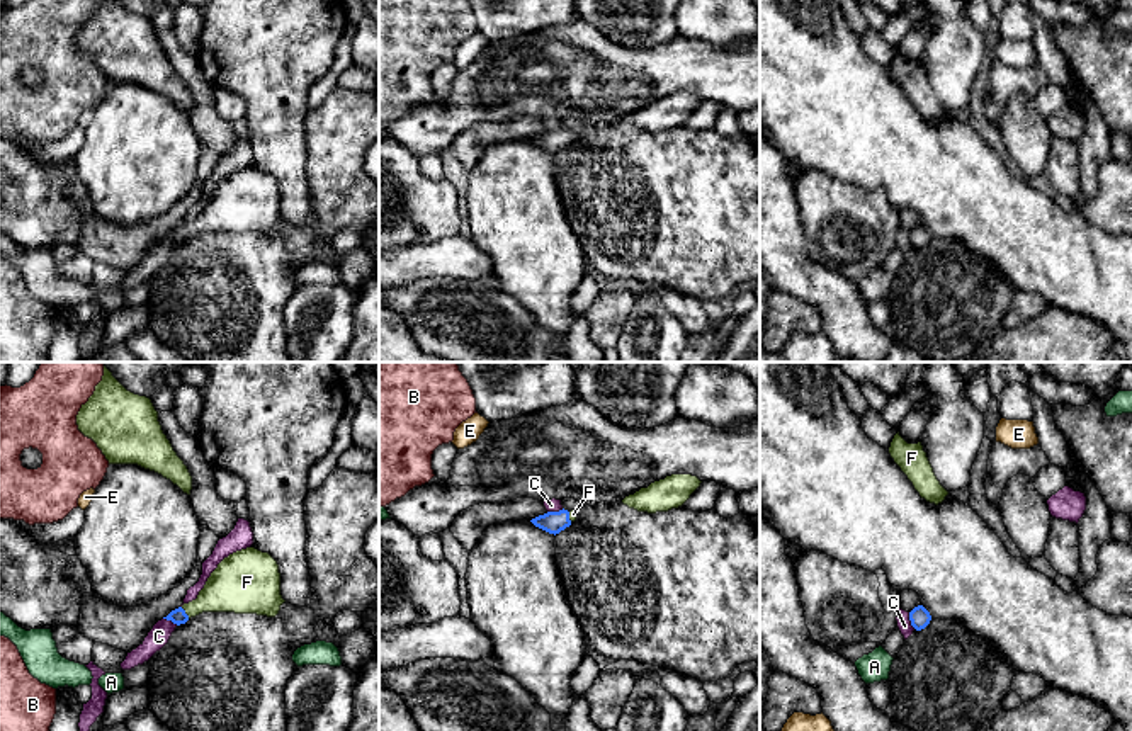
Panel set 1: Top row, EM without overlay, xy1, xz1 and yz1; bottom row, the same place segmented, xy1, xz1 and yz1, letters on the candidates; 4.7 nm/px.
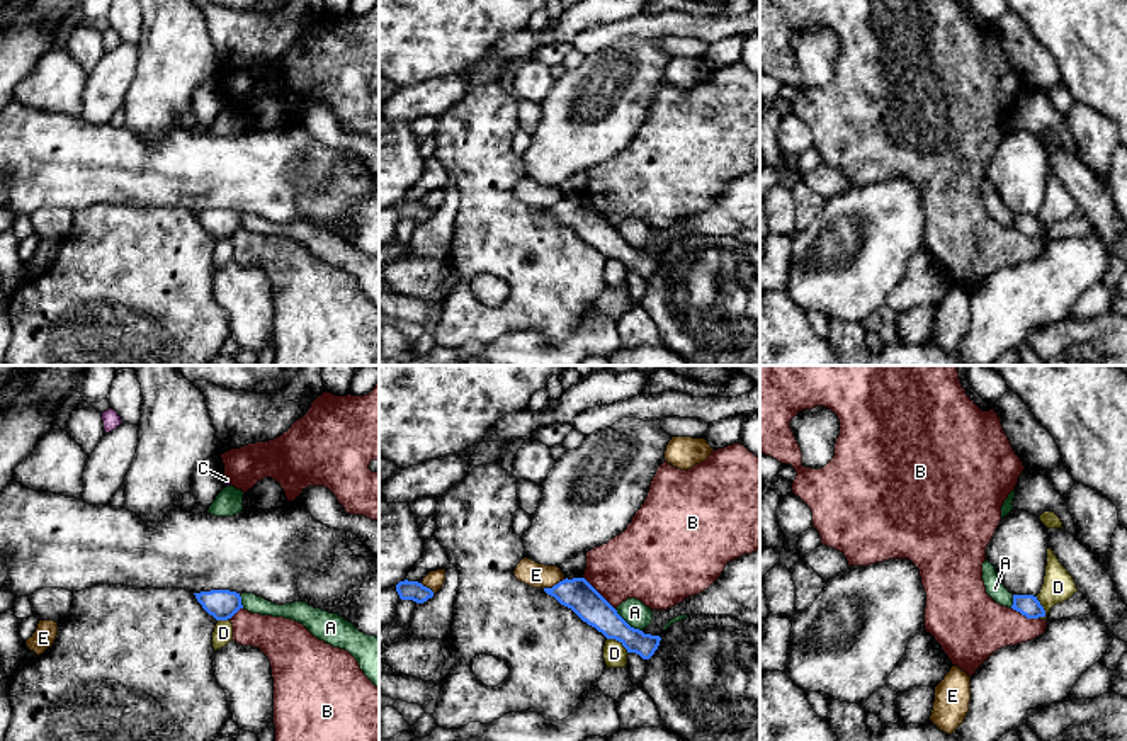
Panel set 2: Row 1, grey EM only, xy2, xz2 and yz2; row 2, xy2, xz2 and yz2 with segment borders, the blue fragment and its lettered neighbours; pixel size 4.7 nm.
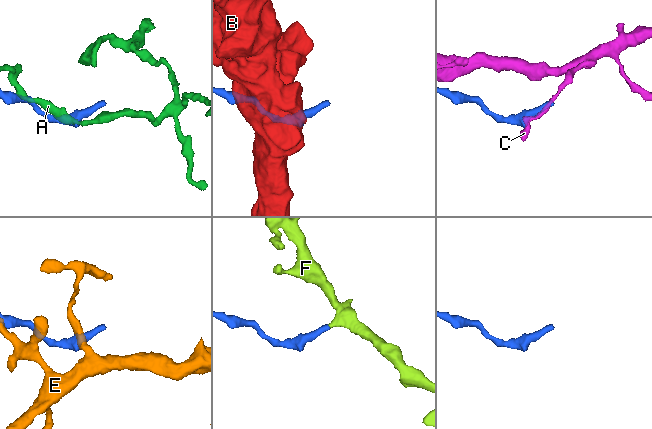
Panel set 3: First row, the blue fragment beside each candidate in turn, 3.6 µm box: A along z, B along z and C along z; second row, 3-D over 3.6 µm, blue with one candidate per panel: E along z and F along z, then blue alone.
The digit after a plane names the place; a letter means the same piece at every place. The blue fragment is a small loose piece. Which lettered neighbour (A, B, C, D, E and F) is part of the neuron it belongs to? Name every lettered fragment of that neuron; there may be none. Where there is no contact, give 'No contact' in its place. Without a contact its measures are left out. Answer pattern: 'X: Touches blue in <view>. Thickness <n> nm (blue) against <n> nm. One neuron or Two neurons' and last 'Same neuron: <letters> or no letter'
A: Touches blue in xz2. Thickness 150 nm (blue) against 120 nm. Two neurons
B: Touches blue in xz2. Thickness 150 nm (blue) against 340 nm. Two neurons
C: Touches blue in yz1. Thickness 100 nm (blue) against 70 nm. Two neurons
D: Touches blue in yz2. Thickness 100 nm (blue) against 150 nm. Two neurons
E: Touches blue in xz2. Thickness 150 nm (blue) against 120 nm. Two neurons
F: Touches blue in xy1. Thickness 70 nm (blue) against 220 nm. One neuron
Same neuron: F

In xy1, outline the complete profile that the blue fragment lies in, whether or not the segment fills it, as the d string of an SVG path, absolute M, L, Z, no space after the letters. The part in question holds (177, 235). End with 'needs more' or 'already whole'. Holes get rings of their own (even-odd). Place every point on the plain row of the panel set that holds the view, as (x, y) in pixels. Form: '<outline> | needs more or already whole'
M246 167L218 184L195 219L172 230L163 238L180 245L202 231L275 236L284 221L277 180L269 172Z | needs more

